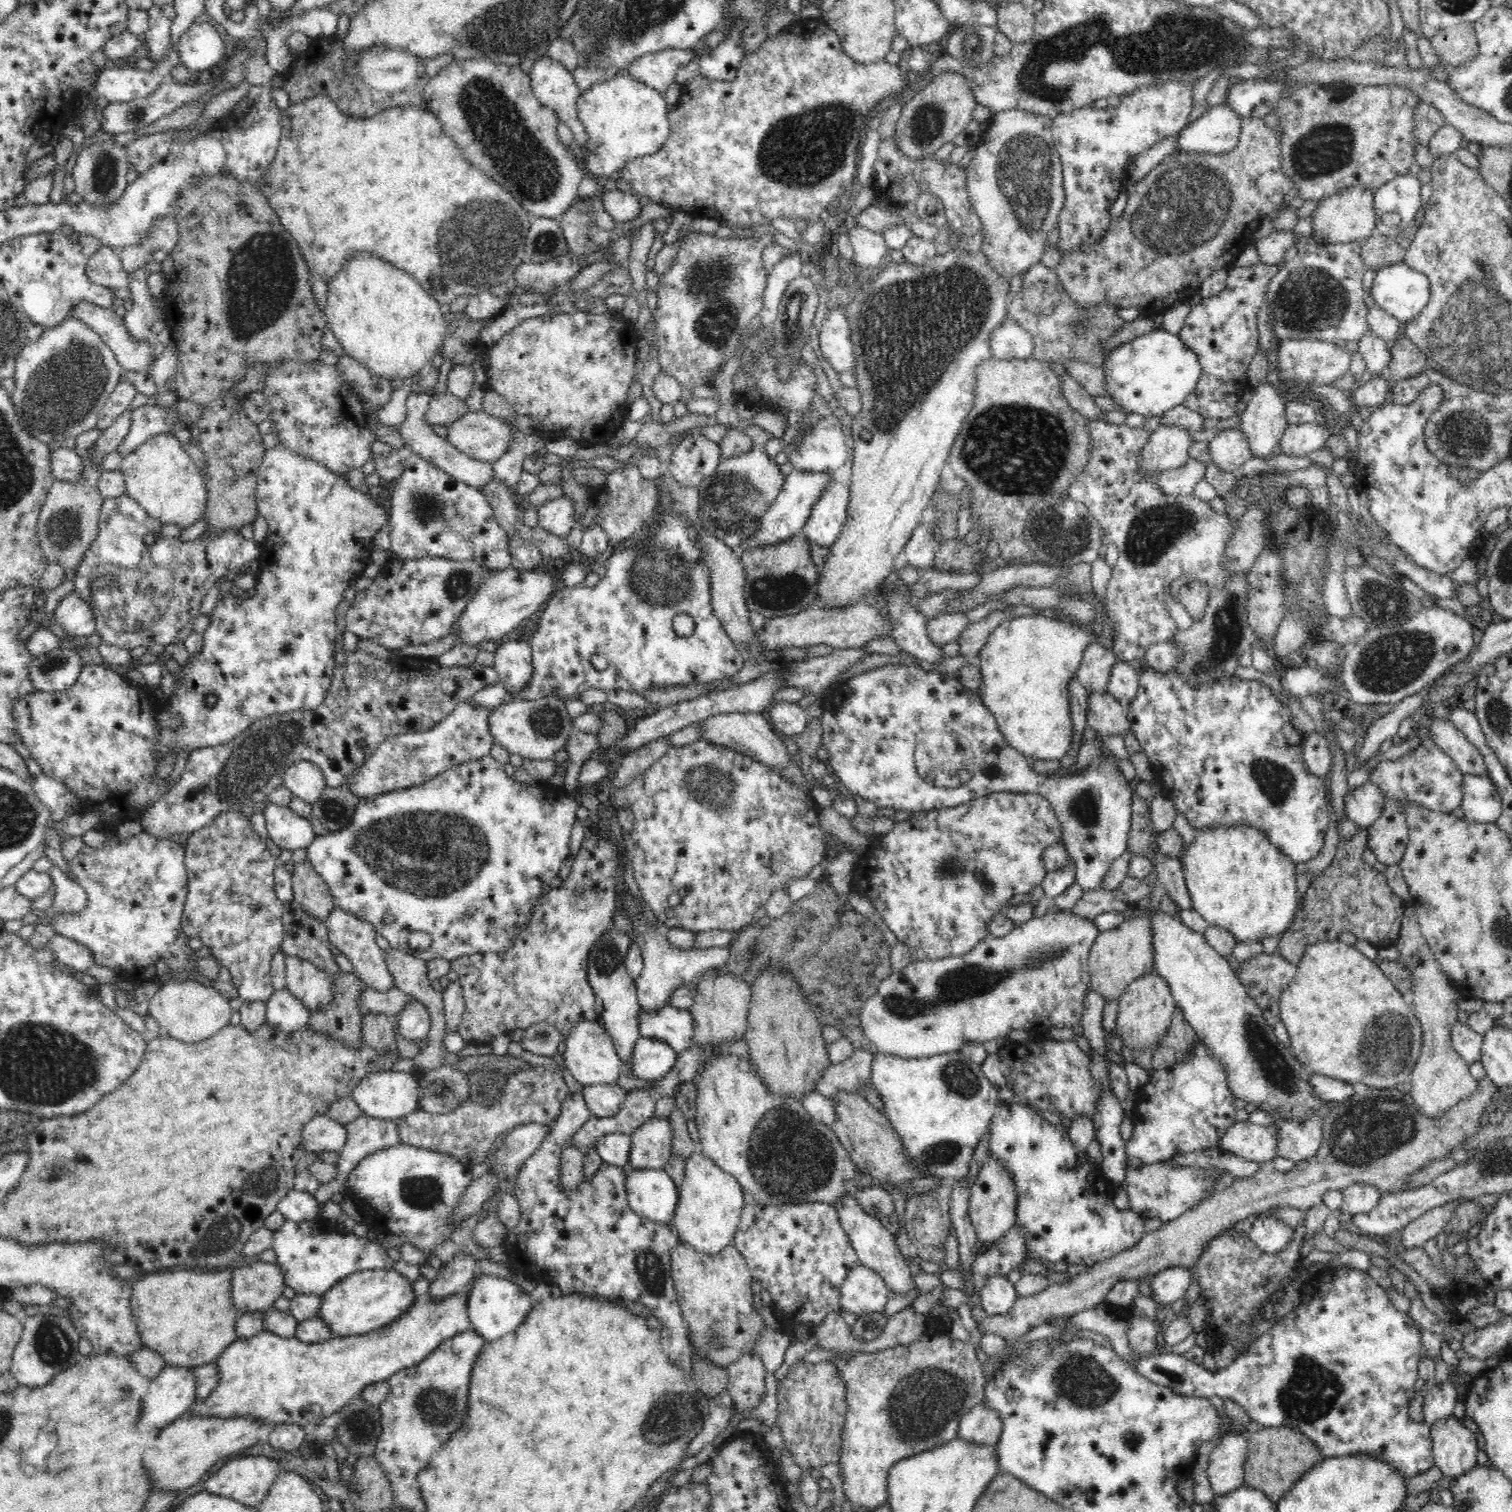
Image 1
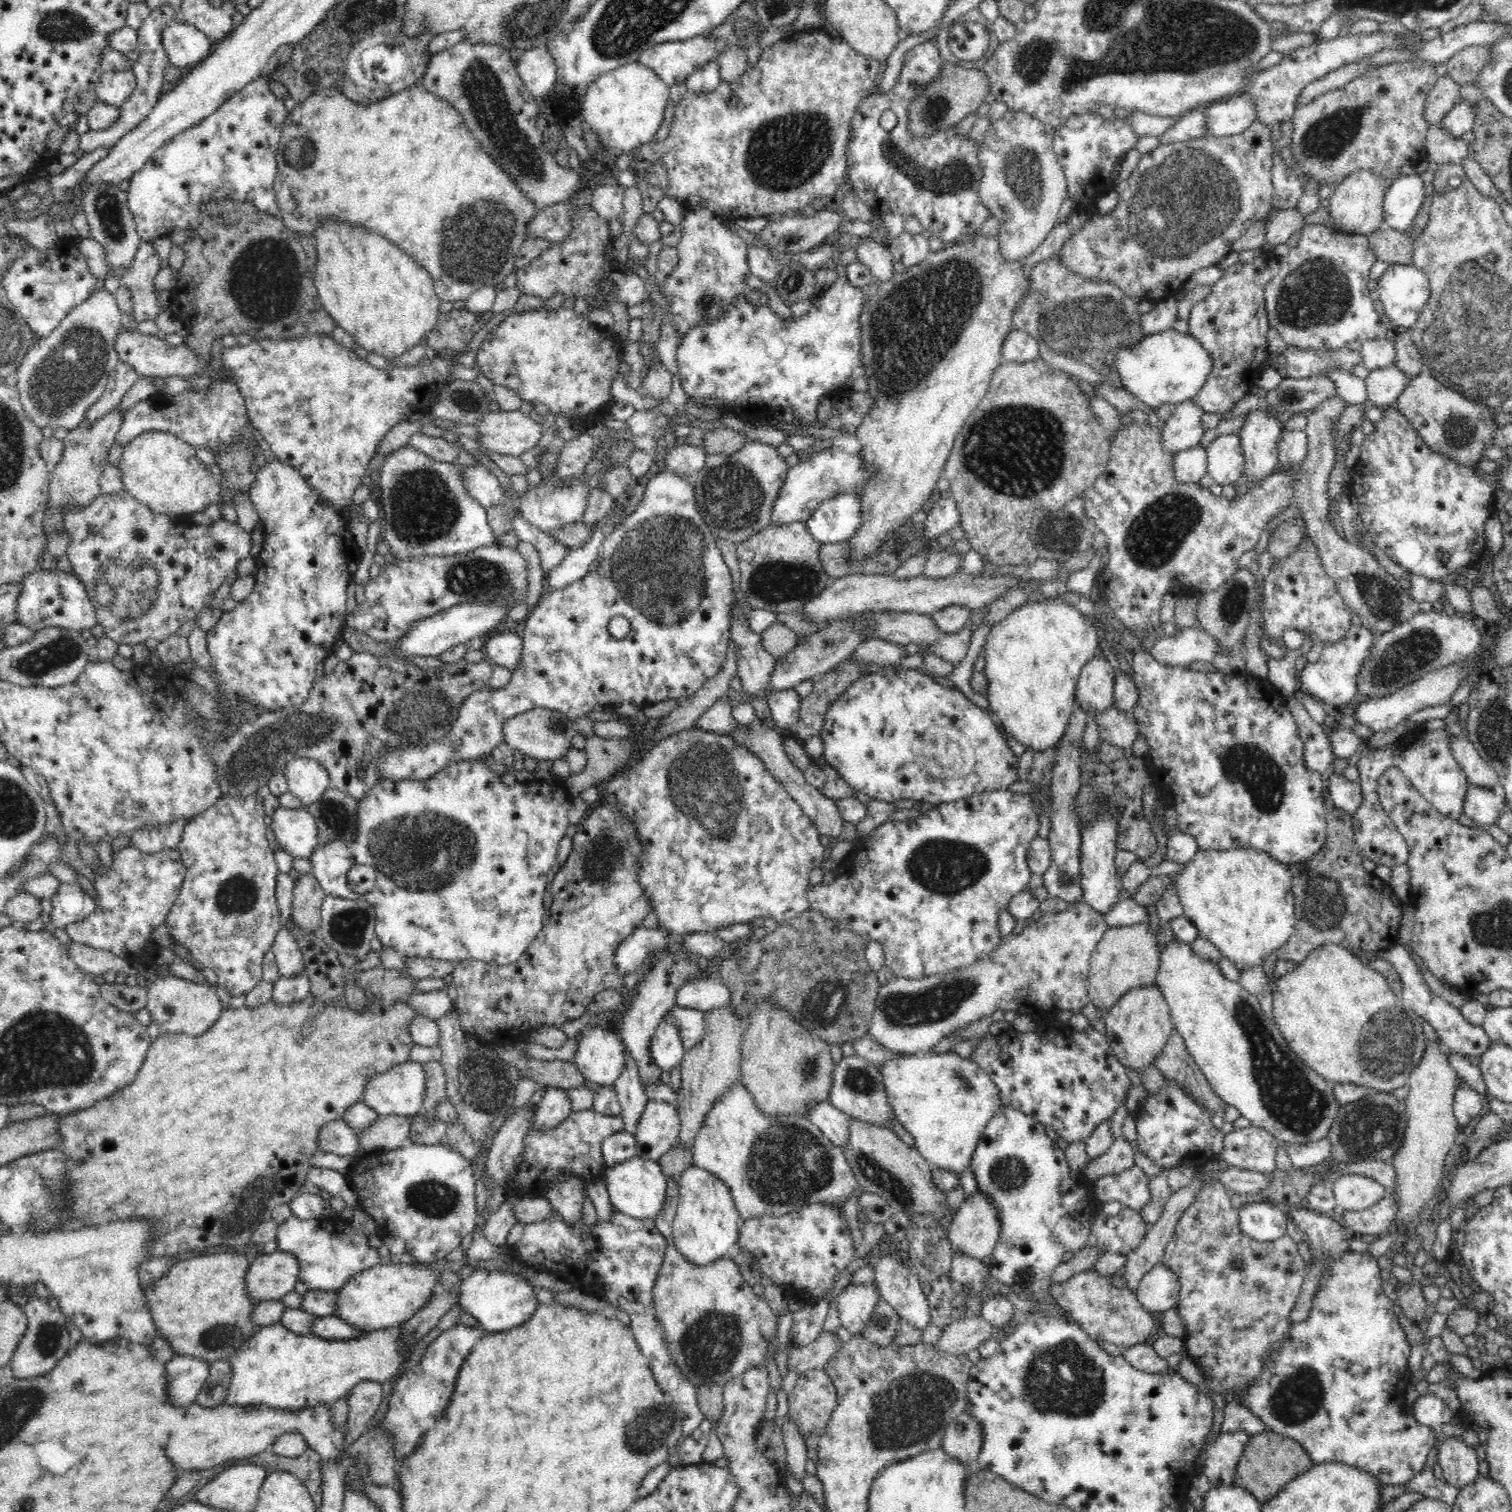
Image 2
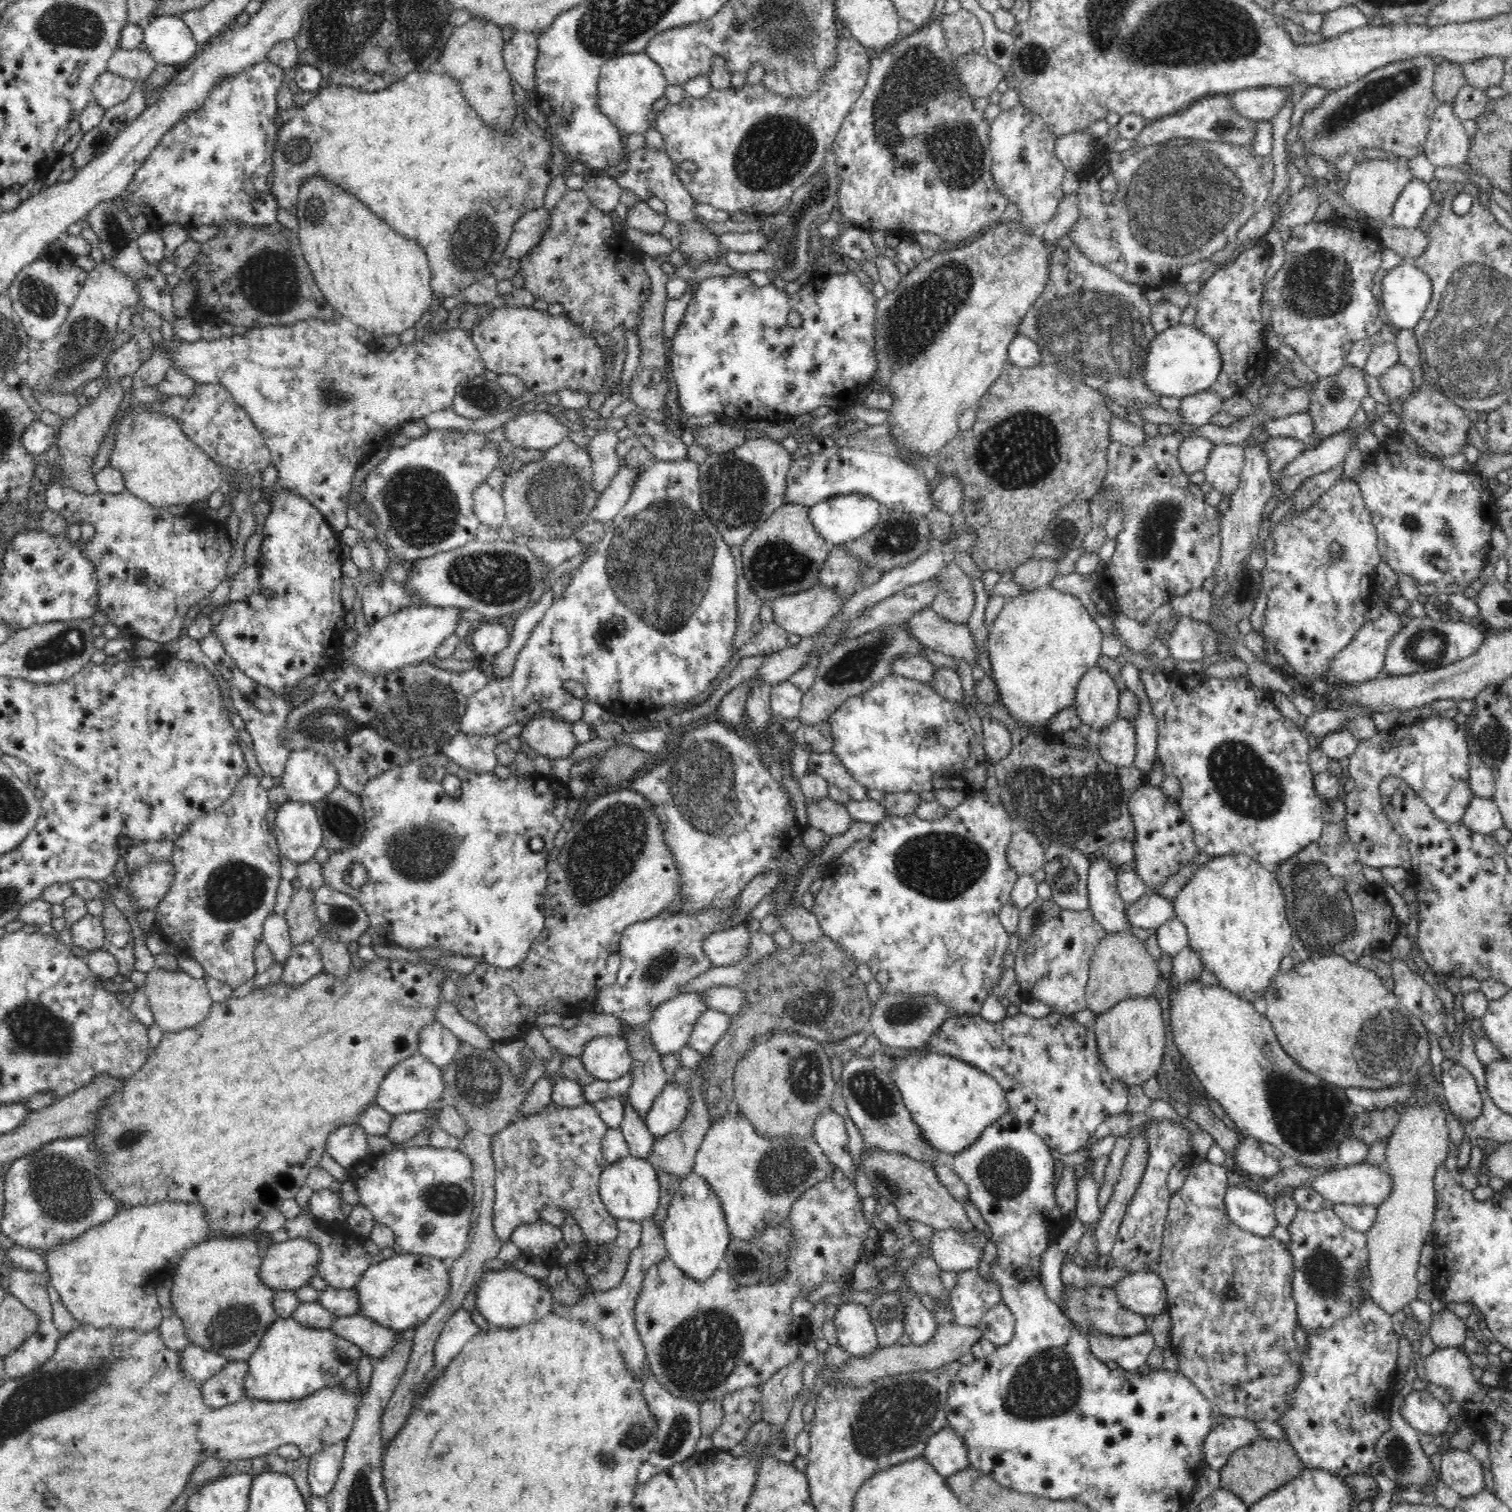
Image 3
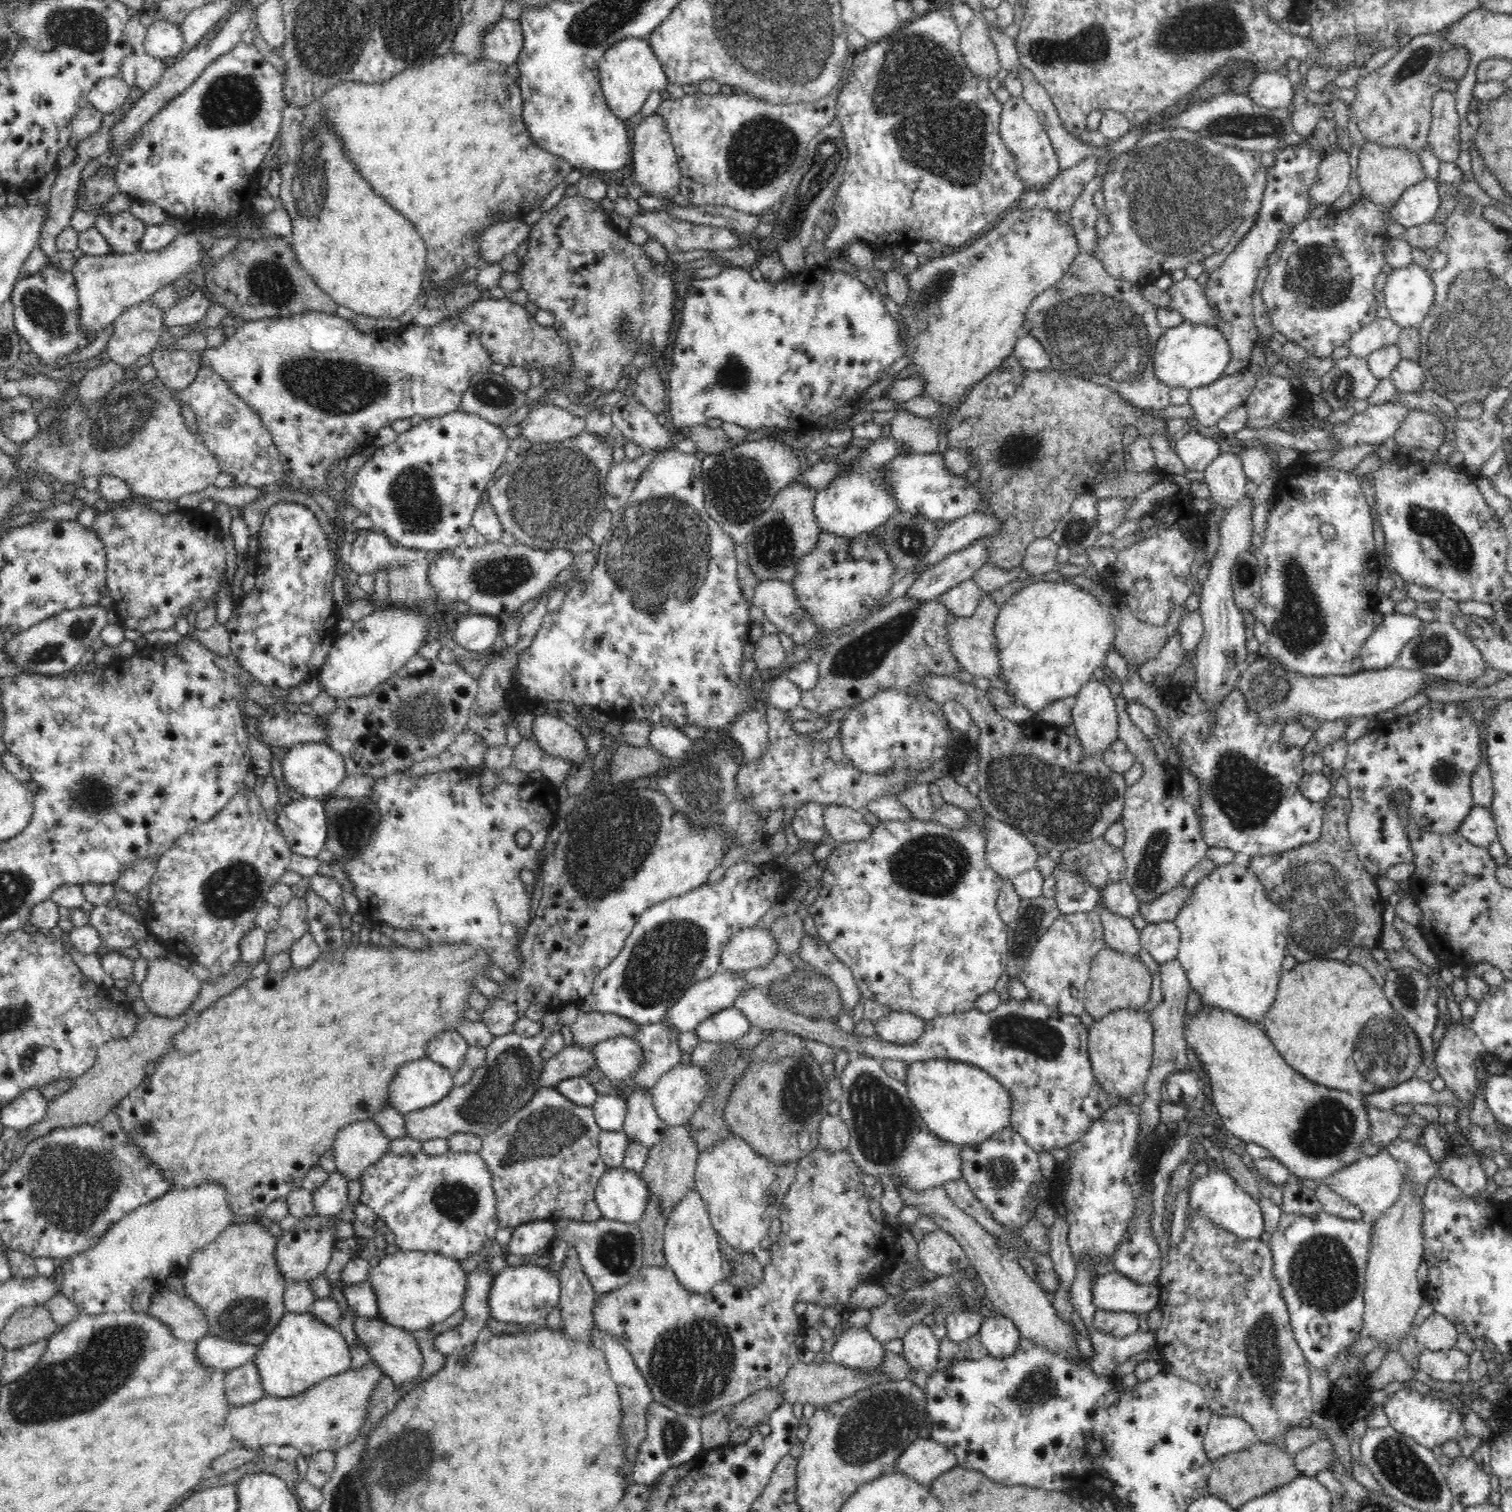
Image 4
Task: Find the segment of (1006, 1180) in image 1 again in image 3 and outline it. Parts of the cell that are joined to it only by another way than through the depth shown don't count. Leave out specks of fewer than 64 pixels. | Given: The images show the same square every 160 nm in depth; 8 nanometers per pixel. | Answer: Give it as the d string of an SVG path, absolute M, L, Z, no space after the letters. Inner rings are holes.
M974 1226L970 1232L956 1229L937 1230L930 1239L931 1257L936 1264L942 1270L953 1270L956 1273L976 1269L983 1249L988 1244L984 1233Z

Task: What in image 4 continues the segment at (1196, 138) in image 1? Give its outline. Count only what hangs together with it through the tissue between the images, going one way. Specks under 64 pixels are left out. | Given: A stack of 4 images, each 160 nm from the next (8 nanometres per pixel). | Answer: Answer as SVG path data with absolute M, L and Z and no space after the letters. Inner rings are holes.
M1262 71L1256 75L1248 95L1254 104L1266 108L1288 108L1294 98L1293 85L1288 77L1276 71Z

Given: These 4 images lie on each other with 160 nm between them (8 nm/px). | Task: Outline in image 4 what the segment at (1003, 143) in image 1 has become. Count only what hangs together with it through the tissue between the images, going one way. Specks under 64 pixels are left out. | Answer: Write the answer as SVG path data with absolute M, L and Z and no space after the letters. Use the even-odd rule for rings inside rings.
M1010 96L1003 104L999 129L1004 146L1008 147L1012 156L1016 157L1018 177L1024 181L1028 191L1034 190L1043 196L1048 184L1055 179L1061 168L1048 133L1044 130L1039 116L1023 96Z

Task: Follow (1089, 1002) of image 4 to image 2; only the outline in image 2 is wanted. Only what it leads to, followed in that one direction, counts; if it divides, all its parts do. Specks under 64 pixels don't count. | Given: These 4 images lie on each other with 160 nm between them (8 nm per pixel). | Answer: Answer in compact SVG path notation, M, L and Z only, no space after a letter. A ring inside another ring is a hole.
M1148 922L1132 926L1109 927L1091 955L1088 973L1088 996L1100 1010L1112 1008L1124 993L1142 986L1154 985L1160 966L1161 950L1156 932Z

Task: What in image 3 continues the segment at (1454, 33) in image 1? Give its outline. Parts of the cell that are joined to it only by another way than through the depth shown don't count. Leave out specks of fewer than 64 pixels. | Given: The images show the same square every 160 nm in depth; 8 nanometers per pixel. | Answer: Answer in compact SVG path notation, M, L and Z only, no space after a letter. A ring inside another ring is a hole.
M1488 56L1488 58L1462 65L1460 69L1466 77L1466 83L1486 90L1490 86L1500 85L1504 76L1504 62L1504 57Z

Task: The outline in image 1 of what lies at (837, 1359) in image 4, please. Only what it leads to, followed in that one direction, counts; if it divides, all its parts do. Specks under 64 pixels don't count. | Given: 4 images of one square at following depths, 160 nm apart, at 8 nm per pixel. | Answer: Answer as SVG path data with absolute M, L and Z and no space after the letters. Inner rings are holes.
M858 1263L848 1272L846 1281L841 1287L840 1309L857 1314L859 1317L883 1311L890 1293L879 1274Z

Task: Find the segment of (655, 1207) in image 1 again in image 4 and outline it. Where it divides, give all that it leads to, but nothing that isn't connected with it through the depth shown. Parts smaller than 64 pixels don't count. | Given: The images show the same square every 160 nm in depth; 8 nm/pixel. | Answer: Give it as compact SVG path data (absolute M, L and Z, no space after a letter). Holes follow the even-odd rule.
M623 1167L612 1168L600 1178L595 1190L595 1201L607 1220L638 1224L650 1202L649 1194L642 1174Z

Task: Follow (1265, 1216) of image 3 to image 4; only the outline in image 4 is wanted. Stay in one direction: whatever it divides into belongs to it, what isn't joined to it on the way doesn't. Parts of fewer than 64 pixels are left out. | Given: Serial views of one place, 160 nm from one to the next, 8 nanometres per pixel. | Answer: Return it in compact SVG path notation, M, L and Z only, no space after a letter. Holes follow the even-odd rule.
M1208 1162L1208 1174L1198 1178L1190 1188L1190 1198L1187 1203L1187 1221L1195 1215L1204 1215L1212 1225L1236 1235L1240 1240L1250 1240L1266 1237L1264 1220L1258 1201L1254 1201L1243 1188L1237 1185L1226 1170Z

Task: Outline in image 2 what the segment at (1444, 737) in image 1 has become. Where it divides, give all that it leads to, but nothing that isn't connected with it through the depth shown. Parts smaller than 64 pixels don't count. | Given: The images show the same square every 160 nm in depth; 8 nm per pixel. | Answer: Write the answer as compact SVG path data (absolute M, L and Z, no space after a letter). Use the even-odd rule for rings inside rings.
M1467 736L1451 738L1453 756L1467 774L1469 784L1480 788L1493 789L1499 783L1499 778L1494 769L1482 758L1474 745L1468 741Z

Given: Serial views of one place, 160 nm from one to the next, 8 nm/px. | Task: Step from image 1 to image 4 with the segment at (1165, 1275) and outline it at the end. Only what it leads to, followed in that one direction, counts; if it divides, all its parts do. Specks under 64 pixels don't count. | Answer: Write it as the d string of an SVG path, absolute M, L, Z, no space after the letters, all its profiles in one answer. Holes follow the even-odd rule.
M1113 1270L1096 1277L1092 1295L1094 1295L1093 1301L1098 1311L1128 1311L1137 1315L1143 1312L1149 1313L1158 1306L1160 1290L1159 1285L1150 1286L1132 1283L1130 1278L1126 1278L1123 1274Z

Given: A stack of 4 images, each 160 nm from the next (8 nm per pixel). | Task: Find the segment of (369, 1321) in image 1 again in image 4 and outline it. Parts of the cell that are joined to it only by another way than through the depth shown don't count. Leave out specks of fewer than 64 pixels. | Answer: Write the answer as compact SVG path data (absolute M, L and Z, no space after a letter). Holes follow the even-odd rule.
M400 1249L372 1267L368 1279L378 1301L379 1318L413 1333L424 1332L460 1310L467 1288L466 1271L460 1261L435 1252Z

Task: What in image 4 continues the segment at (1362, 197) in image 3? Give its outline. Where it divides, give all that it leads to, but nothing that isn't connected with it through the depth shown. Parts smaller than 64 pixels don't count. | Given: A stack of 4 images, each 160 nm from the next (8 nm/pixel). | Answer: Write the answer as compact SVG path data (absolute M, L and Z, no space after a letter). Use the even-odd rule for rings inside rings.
M1367 140L1359 151L1357 179L1362 194L1378 206L1390 209L1408 188L1426 178L1418 151L1406 147L1384 147Z

